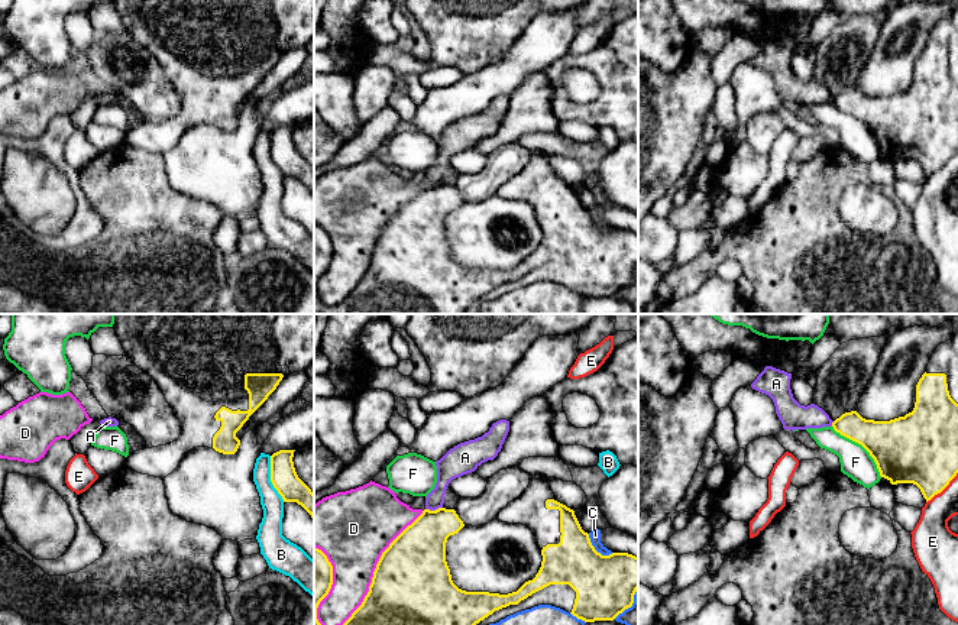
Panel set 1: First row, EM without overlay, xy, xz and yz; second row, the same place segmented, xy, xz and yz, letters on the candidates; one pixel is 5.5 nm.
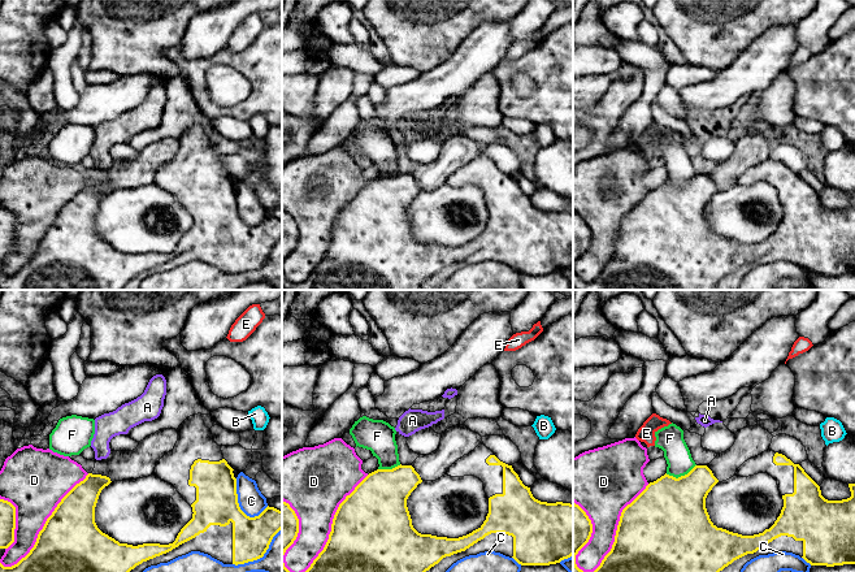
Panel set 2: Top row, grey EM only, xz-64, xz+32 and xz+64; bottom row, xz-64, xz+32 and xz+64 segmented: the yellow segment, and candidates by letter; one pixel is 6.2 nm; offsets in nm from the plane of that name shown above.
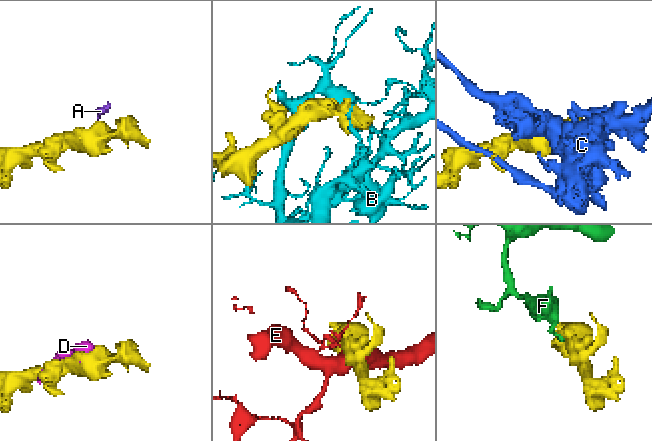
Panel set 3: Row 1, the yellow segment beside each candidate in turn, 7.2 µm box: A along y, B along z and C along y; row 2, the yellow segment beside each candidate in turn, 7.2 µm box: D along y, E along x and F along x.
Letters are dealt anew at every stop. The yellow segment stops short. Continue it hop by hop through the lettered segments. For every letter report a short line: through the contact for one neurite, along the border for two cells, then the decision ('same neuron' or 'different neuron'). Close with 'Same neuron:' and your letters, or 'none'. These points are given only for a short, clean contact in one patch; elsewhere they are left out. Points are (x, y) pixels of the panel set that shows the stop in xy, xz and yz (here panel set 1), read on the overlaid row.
A: line xz (442, 507), (426, 509); different neuron
B: different neuron
C: different neuron
D: different neuron
E: different neuron
F: line yz (831, 426), (857, 441), (873, 459), (882, 476); different neuron
Same neuron: none

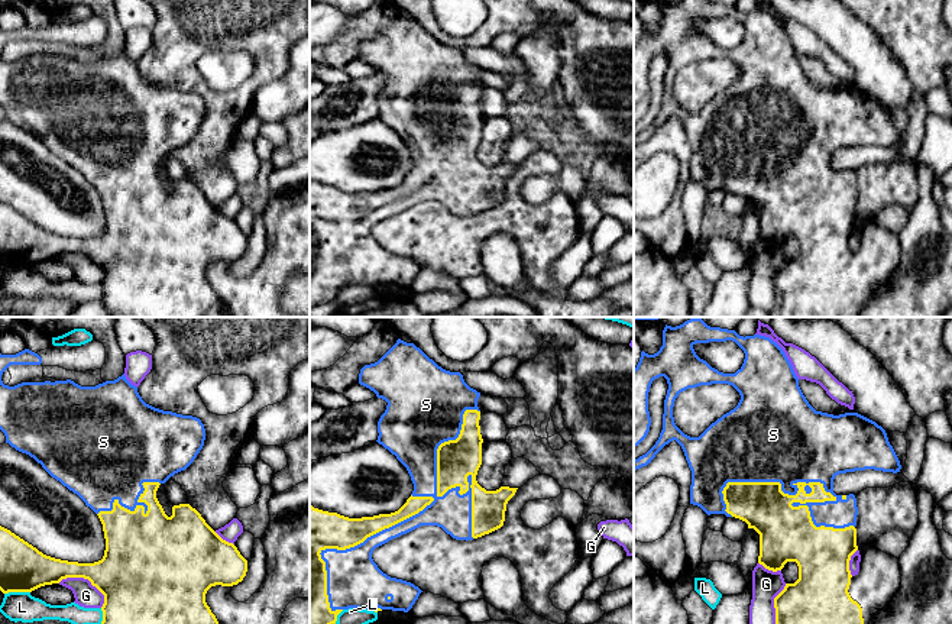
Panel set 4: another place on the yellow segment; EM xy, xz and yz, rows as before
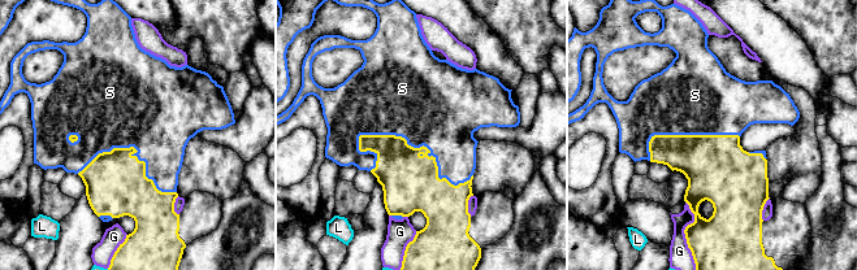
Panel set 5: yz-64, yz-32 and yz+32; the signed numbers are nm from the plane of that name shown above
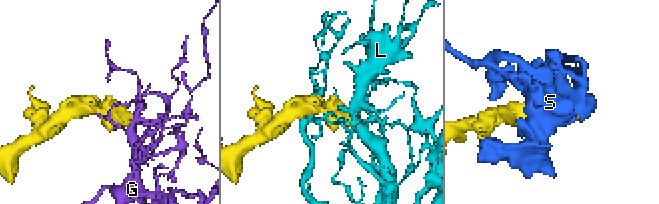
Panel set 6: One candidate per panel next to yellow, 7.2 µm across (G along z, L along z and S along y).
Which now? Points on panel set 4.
G: different neuron
L: different neuron
S: same neuron
Same neuron: S

